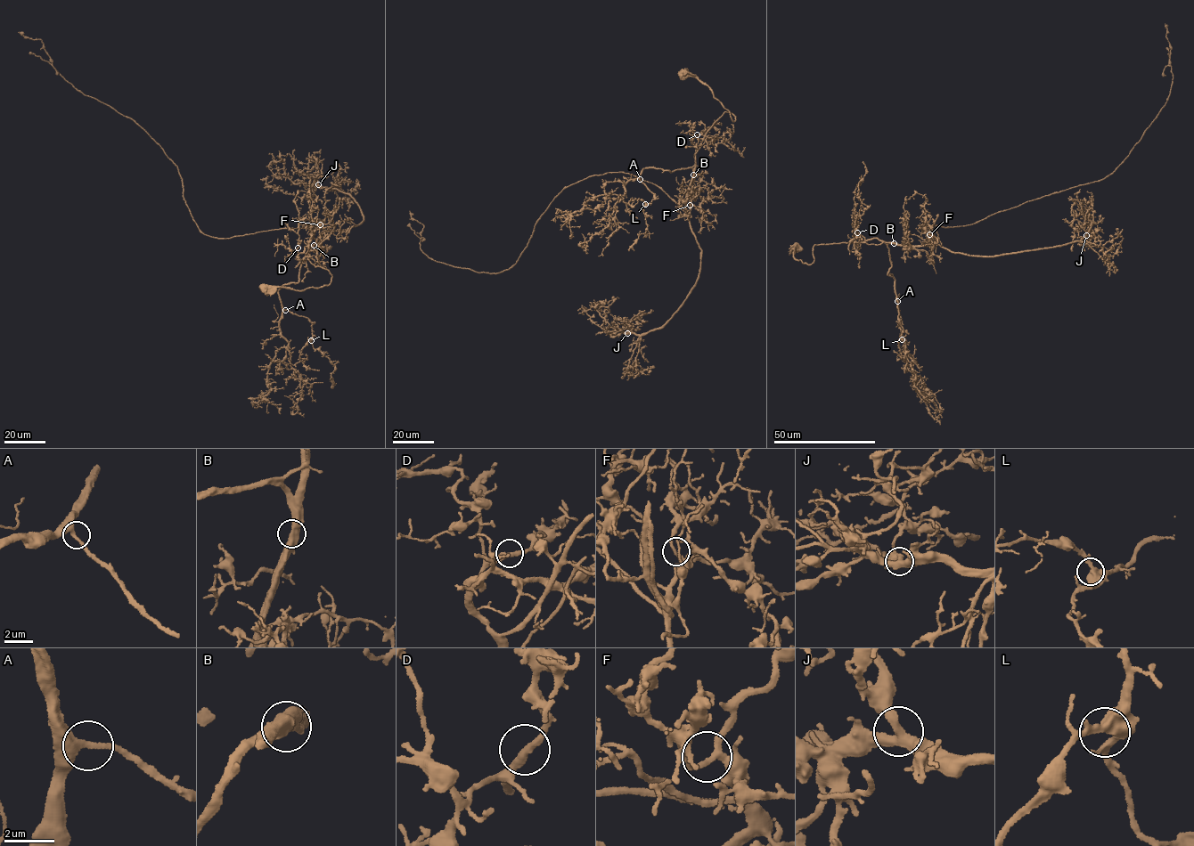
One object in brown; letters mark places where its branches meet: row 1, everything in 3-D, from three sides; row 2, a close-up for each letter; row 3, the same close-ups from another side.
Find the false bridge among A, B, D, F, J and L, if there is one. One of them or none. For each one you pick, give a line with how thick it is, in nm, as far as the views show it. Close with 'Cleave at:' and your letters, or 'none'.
B: 600 nm
Cleave at: B

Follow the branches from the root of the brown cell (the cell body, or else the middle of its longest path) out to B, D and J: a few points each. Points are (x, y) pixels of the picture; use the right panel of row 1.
B: (797, 248), (793, 248), (794, 257), (810, 264), (813, 261), (815, 244), (874, 238), (894, 244)
D: (797, 248), (793, 248), (794, 257), (811, 264), (813, 260), (814, 245), (866, 240), (857, 231)
J: (797, 248), (794, 257), (810, 264), (815, 244), (874, 238), (993, 256), (1086, 235)

